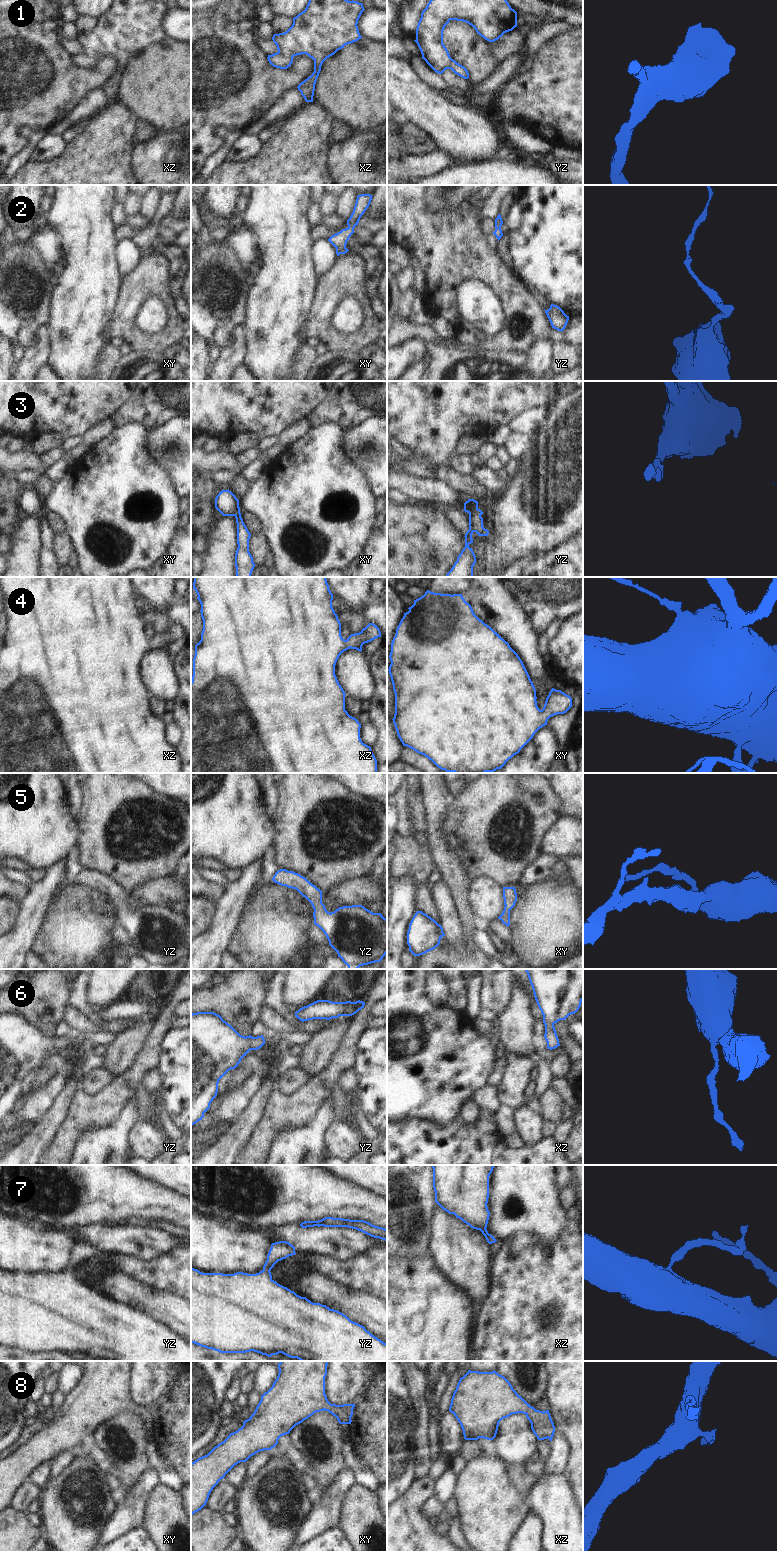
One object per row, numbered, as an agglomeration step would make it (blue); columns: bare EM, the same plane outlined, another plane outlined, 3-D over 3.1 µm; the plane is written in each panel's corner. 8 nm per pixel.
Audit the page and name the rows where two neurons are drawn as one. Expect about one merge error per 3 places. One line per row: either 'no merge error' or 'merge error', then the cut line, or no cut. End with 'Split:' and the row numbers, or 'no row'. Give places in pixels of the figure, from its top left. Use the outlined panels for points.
1: no merge error; no cut
2: no merge error; no cut
3: no merge error; no cut
4: no merge error; no cut
5: no merge error; no cut
6: no merge error; no cut
7: no merge error; no cut
8: no merge error; no cut
Split: no row

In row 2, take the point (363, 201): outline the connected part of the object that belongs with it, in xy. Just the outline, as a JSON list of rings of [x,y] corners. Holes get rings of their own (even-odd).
[[[361,194],[357,196],[356,203],[350,218],[347,220],[348,227],[342,229],[340,232],[332,235],[328,241],[336,248],[336,254],[345,254],[349,250],[346,248],[347,241],[354,233],[354,228],[358,225],[361,216],[369,207],[372,200],[372,195]]]

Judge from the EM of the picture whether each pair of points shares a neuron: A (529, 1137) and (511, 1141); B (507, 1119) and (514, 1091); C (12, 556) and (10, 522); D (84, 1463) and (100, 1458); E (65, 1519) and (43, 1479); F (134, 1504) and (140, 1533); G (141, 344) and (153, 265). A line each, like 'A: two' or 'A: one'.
A: two
B: two
C: two
D: two
E: two
F: two
G: one

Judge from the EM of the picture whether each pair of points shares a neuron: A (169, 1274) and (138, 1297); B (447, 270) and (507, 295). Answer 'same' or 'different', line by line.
A: different
B: same

